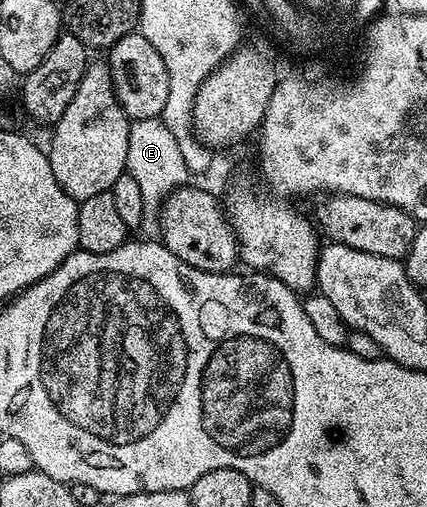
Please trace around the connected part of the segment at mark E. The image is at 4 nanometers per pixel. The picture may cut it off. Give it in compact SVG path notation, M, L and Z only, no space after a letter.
M141 119L132 121L129 131L129 155L127 156L127 172L141 187L144 200L144 219L141 233L144 238L155 239L160 236L159 210L163 202L174 189L182 189L188 184L189 174L185 167L185 159L181 155L181 147L177 147L177 139L173 139L173 131L165 127L162 119Z

